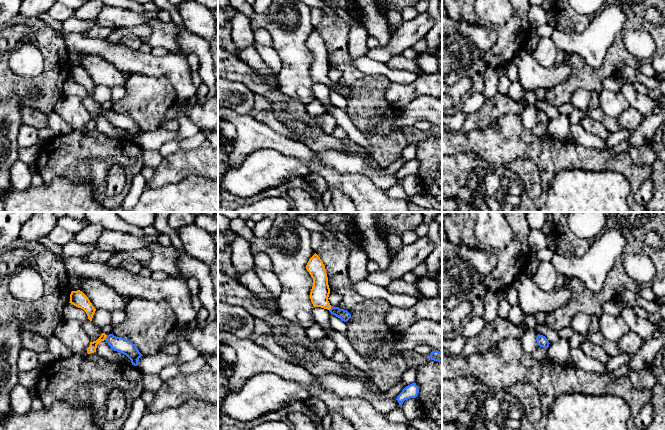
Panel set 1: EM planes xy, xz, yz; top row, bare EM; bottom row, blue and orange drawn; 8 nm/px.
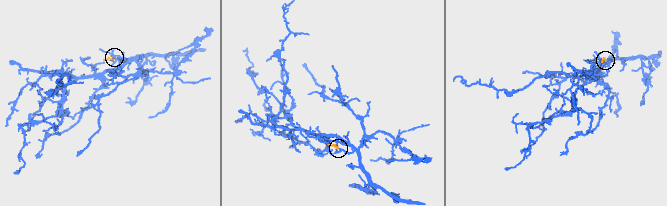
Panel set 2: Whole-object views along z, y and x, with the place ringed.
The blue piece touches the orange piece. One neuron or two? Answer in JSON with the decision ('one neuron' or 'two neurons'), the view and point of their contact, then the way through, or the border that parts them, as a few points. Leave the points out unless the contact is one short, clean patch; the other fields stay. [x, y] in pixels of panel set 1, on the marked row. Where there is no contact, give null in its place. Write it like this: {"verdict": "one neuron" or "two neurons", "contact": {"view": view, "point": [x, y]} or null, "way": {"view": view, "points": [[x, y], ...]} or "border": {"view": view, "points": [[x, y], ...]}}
{"verdict": "one neuron", "contact": {"view": "xy", "point": [106, 337]}, "way": {"view": "xy", "points": [[119, 344], [106, 337], [101, 338], [92, 347]]}}

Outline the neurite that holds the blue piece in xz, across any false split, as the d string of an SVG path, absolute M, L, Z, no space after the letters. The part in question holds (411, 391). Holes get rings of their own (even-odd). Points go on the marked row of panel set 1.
M412 383L406 386L402 392L397 396L396 400L398 401L399 405L402 406L403 402L410 398L416 398L419 393L419 388L416 383Z

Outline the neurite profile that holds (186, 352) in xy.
M191 321L184 325L177 323L174 328L182 326L186 326L187 328L183 330L183 333L179 336L179 340L177 342L178 351L175 355L179 361L166 365L161 369L158 375L163 382L175 377L180 373L181 363L187 363L201 355L201 353L197 349L195 349L185 338L185 335L189 331L192 331L193 329L198 327L198 323L196 321Z

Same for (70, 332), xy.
M61 320L56 326L54 334L74 355L85 357L90 345L90 338L81 323L76 320Z

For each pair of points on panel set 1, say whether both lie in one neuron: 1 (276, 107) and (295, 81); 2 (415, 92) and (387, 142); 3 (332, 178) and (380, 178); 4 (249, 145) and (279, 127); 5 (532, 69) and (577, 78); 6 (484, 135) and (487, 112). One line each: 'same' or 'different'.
1: different
2: different
3: different
4: different
5: different
6: different

